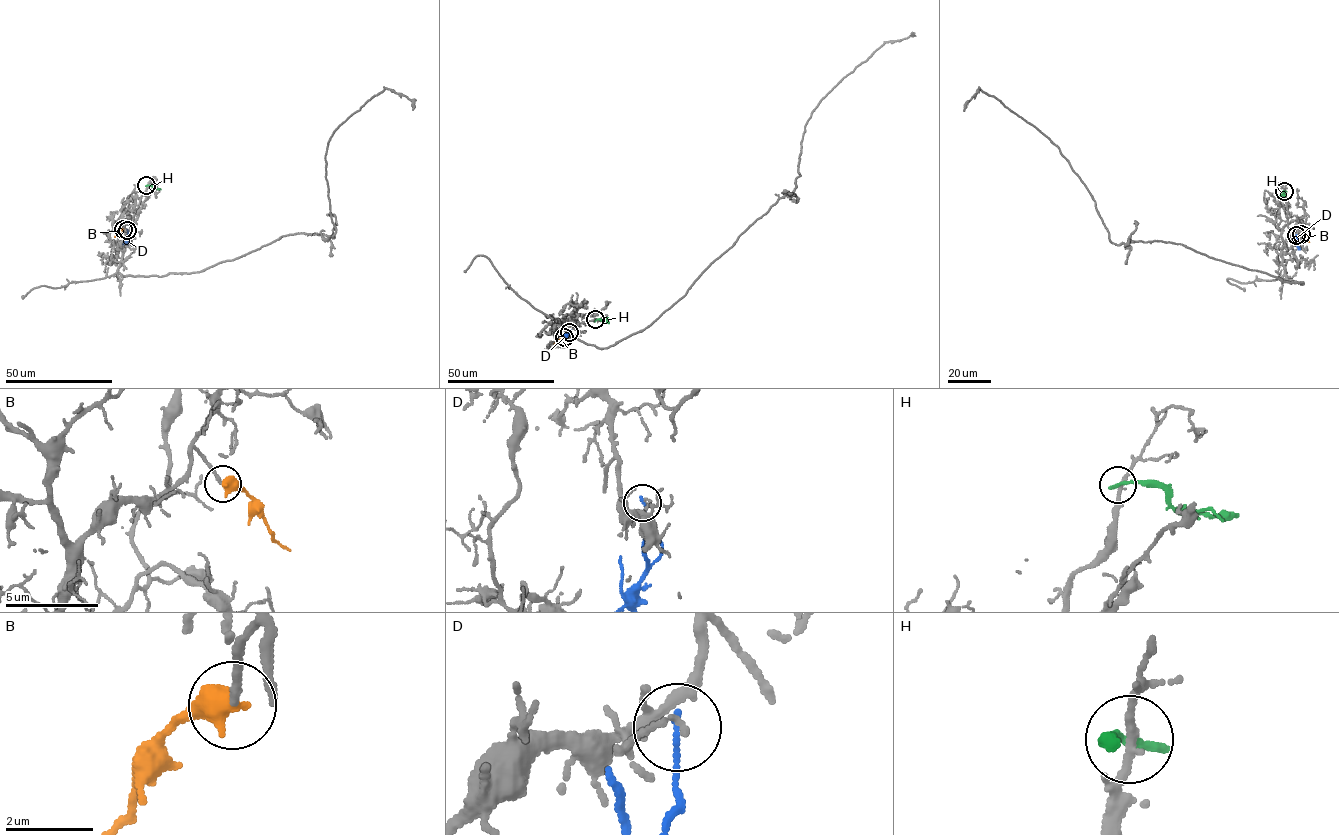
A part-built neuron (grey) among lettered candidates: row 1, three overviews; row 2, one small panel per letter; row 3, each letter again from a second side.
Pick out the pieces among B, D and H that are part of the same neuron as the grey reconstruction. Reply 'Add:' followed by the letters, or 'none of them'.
Add: B

